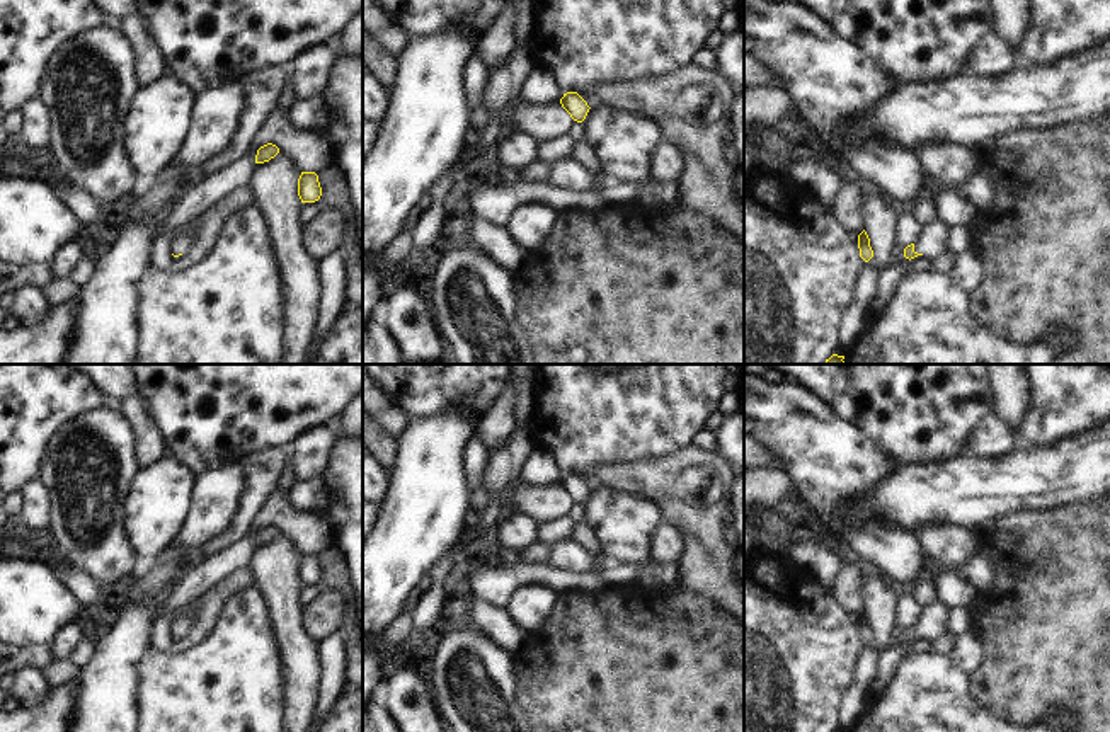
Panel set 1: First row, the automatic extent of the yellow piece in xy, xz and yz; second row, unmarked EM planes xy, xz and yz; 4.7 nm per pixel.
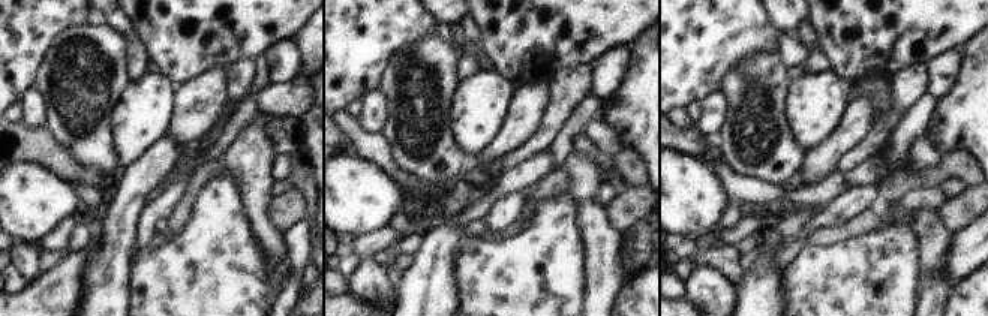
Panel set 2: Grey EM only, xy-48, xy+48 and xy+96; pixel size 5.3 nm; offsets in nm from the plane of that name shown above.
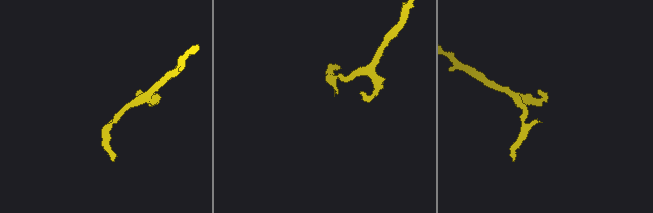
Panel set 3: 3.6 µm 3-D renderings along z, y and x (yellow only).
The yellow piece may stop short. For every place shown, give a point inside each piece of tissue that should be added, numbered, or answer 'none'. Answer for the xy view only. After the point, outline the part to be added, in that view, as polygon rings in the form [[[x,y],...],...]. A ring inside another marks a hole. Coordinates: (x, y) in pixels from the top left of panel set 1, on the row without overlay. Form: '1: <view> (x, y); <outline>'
1: xy (181, 620); [[[194,599],[172,618],[170,633],[174,637],[184,635],[189,621],[194,616],[196,608],[197,608],[197,601]]]

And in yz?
1: yz (933, 620); [[[936,598],[921,609],[918,623],[914,625],[914,633],[936,638],[940,633],[948,630],[948,611],[950,606]]]

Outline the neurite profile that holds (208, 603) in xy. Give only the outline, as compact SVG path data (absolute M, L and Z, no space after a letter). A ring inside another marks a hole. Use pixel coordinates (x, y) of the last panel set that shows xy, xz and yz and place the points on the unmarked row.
M249 563L218 579L206 592L197 596L192 620L182 637L172 638L169 650L179 652L201 642L209 633L225 599L250 584L254 584L254 574Z

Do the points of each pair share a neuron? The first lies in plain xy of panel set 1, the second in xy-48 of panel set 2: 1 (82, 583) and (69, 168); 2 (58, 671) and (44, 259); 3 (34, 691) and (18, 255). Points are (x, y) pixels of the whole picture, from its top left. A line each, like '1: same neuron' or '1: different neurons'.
1: different neurons
2: same neuron
3: same neuron

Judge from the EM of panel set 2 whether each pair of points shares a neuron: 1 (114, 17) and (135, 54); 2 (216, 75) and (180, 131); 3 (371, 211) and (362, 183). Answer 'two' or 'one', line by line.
1: one
2: one
3: one

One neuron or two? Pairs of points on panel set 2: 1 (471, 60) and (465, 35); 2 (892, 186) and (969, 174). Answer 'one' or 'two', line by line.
1: one
2: one

